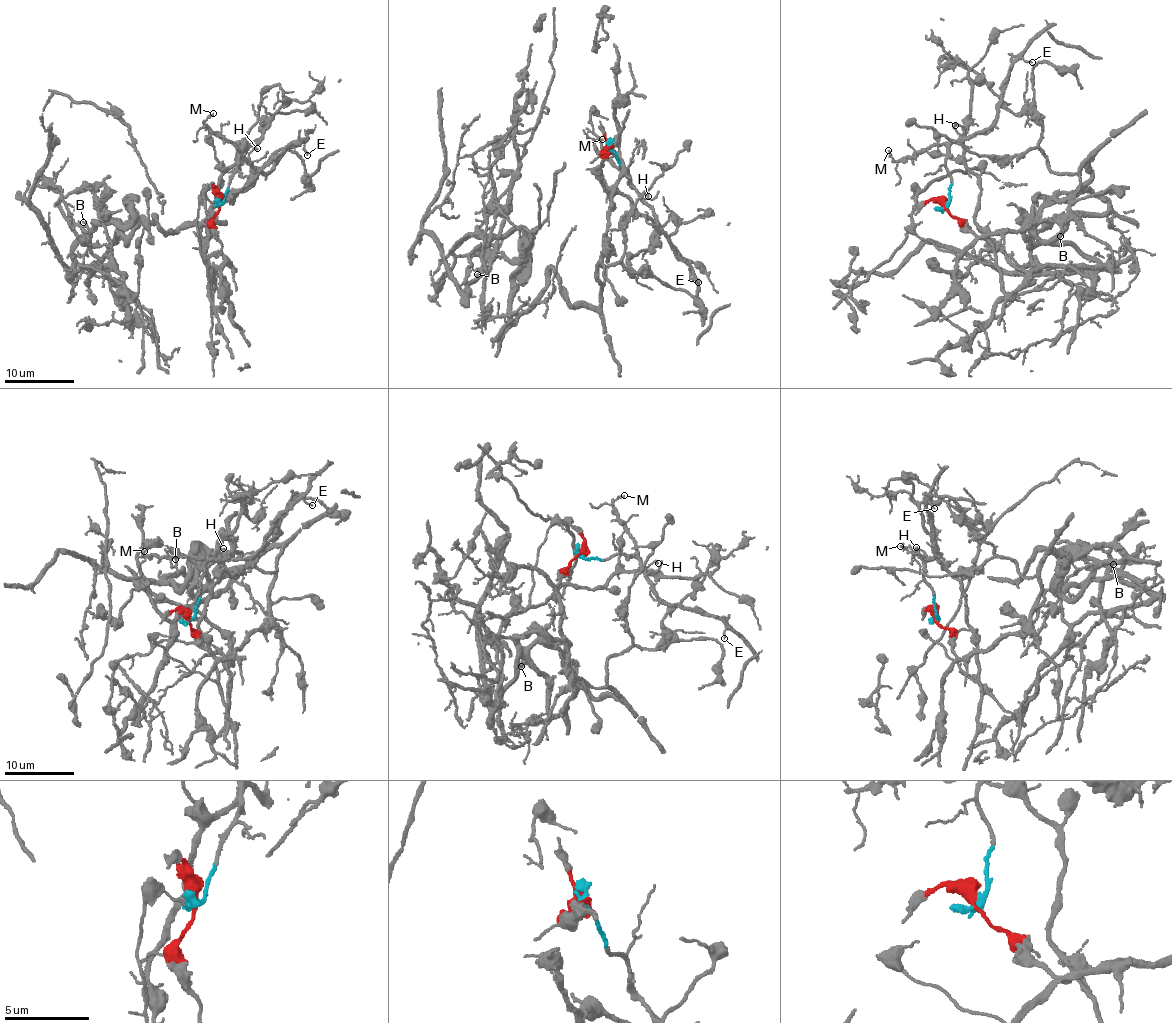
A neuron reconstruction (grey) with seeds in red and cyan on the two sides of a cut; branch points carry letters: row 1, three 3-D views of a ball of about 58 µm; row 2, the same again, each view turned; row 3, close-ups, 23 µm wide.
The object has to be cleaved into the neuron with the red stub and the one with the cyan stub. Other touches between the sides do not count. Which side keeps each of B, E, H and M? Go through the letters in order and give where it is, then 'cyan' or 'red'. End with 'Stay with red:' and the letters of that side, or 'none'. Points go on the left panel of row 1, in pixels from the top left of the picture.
B: at (83, 222); red
E: at (307, 155); cyan
H: at (257, 148); cyan
M: at (213, 113); cyan
Stay with red: B

